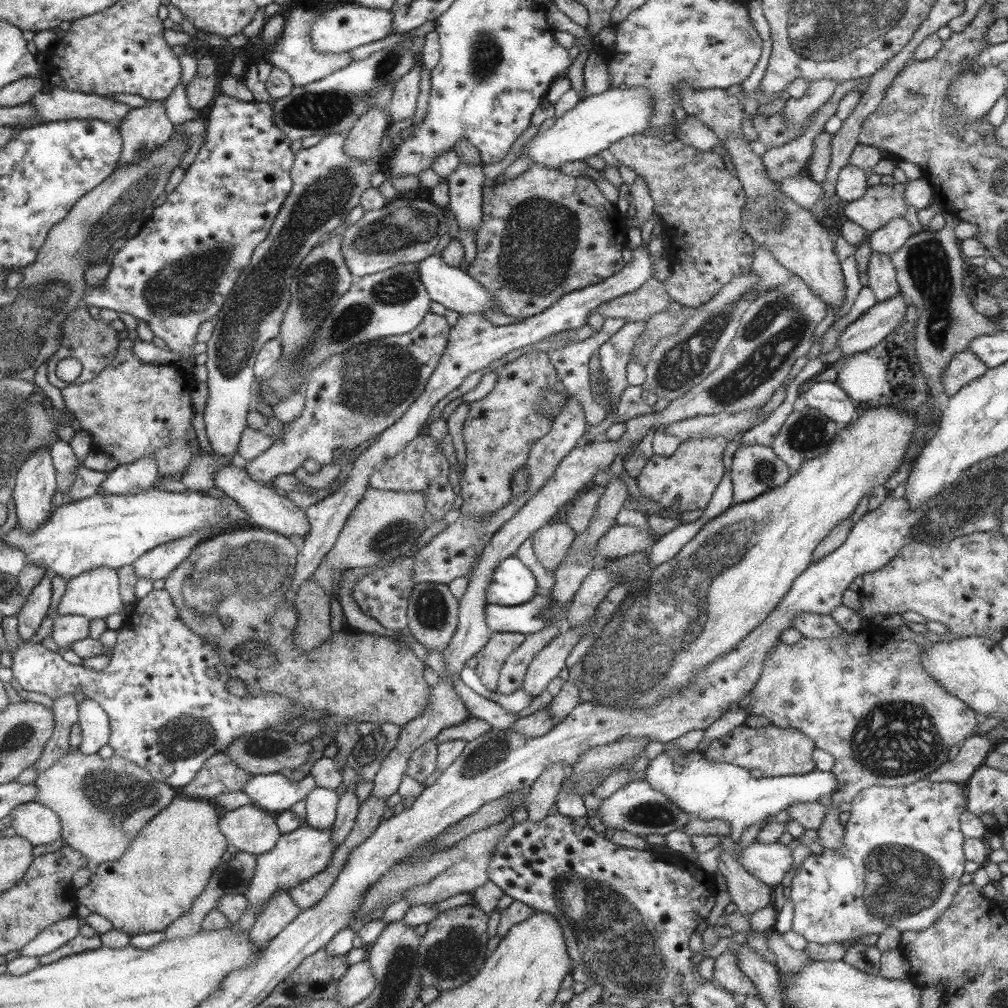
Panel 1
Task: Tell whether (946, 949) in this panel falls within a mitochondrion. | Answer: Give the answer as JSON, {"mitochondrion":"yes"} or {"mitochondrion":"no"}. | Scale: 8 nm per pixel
{"mitochondrion":"no"}

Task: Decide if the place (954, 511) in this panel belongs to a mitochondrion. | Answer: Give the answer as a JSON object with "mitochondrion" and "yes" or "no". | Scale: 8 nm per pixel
{"mitochondrion":"yes"}

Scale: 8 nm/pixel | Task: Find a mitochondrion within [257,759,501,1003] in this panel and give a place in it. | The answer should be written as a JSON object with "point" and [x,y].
{"point":[447,955]}

